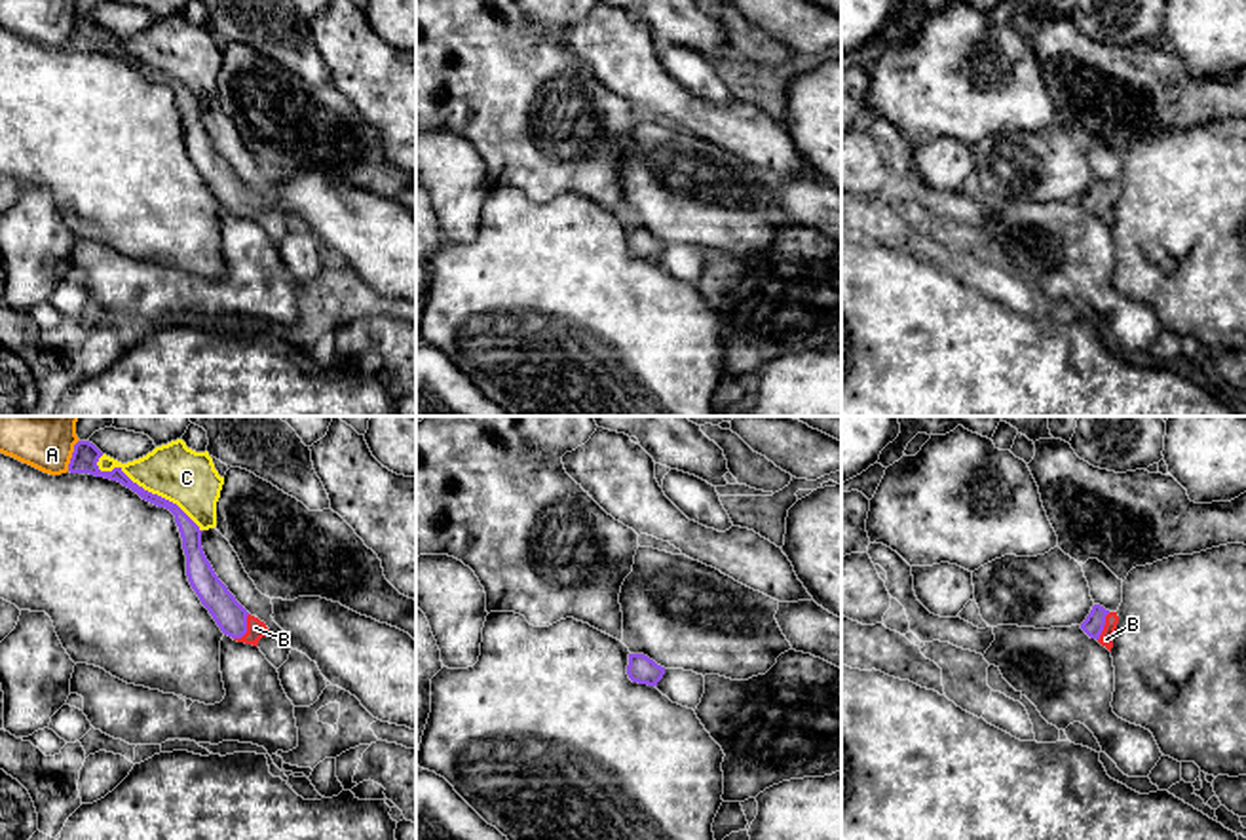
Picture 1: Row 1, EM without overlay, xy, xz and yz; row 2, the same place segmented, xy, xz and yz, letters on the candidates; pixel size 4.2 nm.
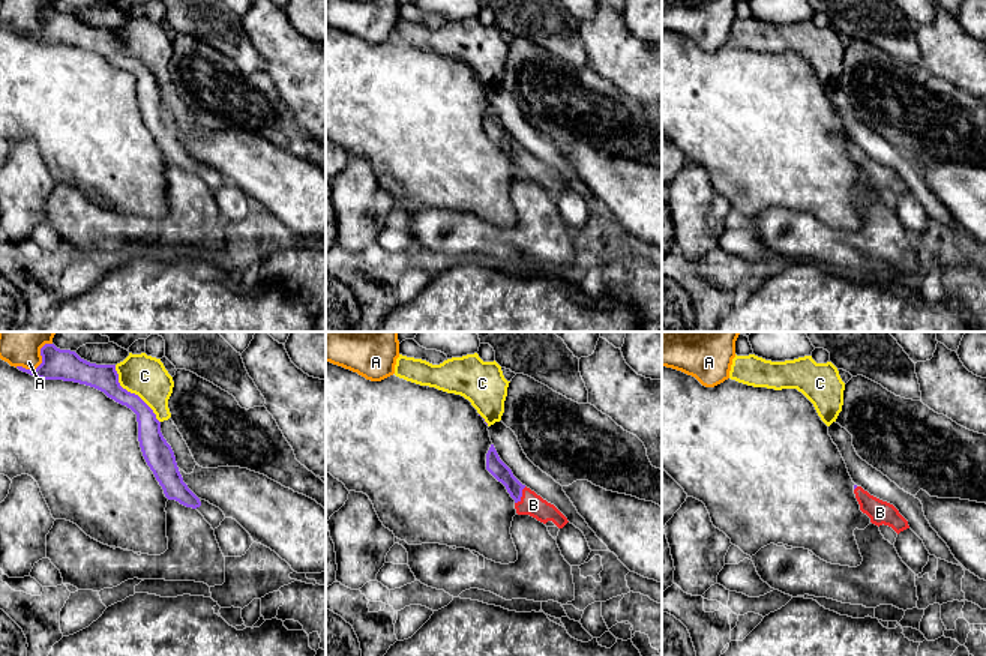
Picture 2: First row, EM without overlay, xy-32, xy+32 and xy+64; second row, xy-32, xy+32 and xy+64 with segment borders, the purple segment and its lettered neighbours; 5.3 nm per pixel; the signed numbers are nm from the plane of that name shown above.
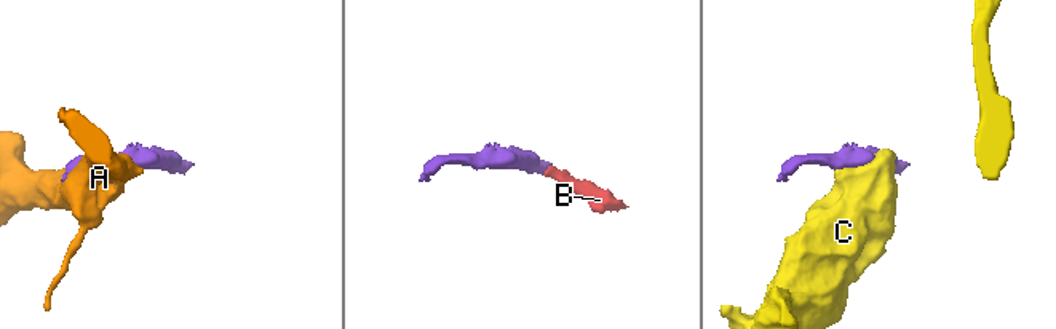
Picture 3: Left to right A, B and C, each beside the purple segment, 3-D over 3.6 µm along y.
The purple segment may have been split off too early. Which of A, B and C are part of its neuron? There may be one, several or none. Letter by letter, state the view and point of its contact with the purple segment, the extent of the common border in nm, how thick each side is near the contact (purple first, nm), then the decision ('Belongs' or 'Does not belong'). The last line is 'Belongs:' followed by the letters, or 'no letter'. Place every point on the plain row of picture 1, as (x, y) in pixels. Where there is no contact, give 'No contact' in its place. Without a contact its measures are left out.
A: Touches purple at xy (73, 29). Shared border 140 nm. Thickness 110 nm (purple) against 190 nm. Does not belong
B: Touches purple at xy (245, 204). Shared border 130 nm. Thickness 140 nm (purple) against 80 nm. Belongs
C: Touches purple at xy (147, 65). Shared border 550 nm. Thickness 80 nm (purple) against 240 nm. Does not belong
Belongs: B

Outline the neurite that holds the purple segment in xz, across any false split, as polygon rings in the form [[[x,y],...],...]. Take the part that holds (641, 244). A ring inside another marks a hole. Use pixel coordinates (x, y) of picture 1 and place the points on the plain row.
[[[629,228],[627,249],[632,257],[657,260],[665,249],[665,241],[644,228]]]

